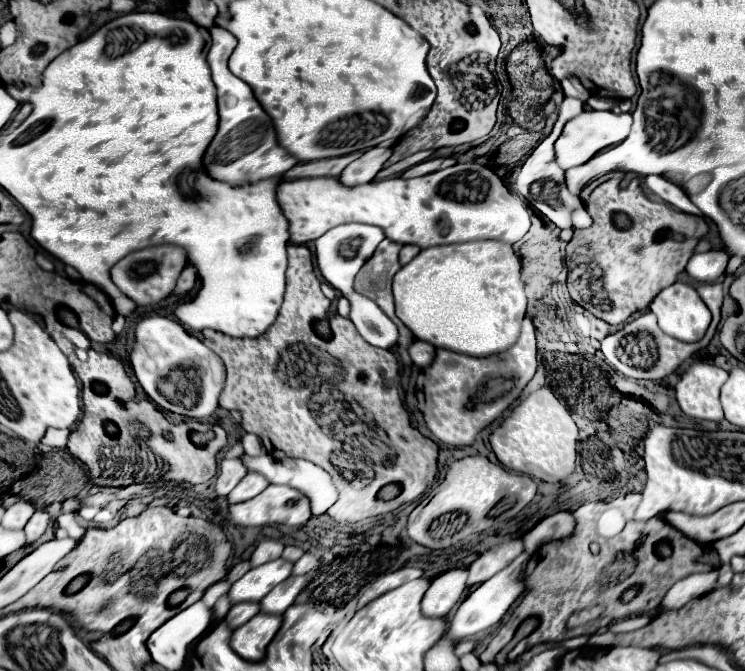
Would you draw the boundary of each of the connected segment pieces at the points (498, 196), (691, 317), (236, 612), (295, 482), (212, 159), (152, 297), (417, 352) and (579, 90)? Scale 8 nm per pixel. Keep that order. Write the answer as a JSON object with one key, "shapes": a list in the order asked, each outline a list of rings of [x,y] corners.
{"shapes":[[[[476,162],[456,164],[422,178],[386,178],[378,182],[368,182],[360,186],[344,186],[338,178],[320,178],[320,180],[284,180],[278,186],[278,202],[288,214],[290,222],[290,240],[292,244],[308,244],[326,234],[330,228],[348,224],[348,222],[364,222],[380,226],[392,242],[398,244],[416,244],[420,248],[432,248],[442,244],[456,242],[472,242],[472,240],[500,240],[508,244],[516,244],[530,228],[530,210],[522,198],[516,198],[508,192],[504,182],[486,166]]],[[[682,282],[664,288],[650,304],[658,326],[682,342],[698,342],[710,324],[710,310],[698,292]]],[[[240,602],[240,604],[234,604],[226,616],[226,622],[232,630],[240,628],[242,624],[246,624],[250,618],[254,618],[256,614],[260,612],[260,604],[256,602]]],[[[262,454],[262,456],[256,456],[256,458],[252,458],[252,456],[242,456],[242,460],[244,460],[244,464],[246,464],[246,468],[248,468],[250,472],[256,470],[256,472],[264,474],[270,484],[286,484],[286,486],[290,486],[290,488],[300,490],[304,496],[308,496],[310,508],[312,508],[312,514],[314,514],[314,516],[324,514],[324,512],[336,502],[336,496],[338,496],[338,494],[336,494],[336,488],[334,488],[334,484],[332,484],[330,474],[328,474],[326,470],[322,470],[320,466],[308,462],[308,460],[300,460],[300,458],[276,460],[276,458],[272,458],[270,454]]],[[[212,26],[208,28],[208,32],[212,36],[212,44],[206,54],[206,60],[212,70],[212,80],[218,88],[218,114],[220,114],[218,134],[214,136],[204,156],[204,166],[208,174],[216,180],[232,184],[256,182],[268,176],[282,176],[298,160],[278,144],[274,124],[254,98],[252,88],[228,70],[228,58],[236,48],[236,38],[220,26]]],[[[172,244],[150,246],[144,250],[132,252],[124,256],[120,262],[116,262],[110,270],[110,278],[120,288],[120,292],[126,294],[130,300],[134,300],[138,306],[152,306],[172,294],[172,288],[176,286],[176,280],[184,270],[184,266],[186,266],[186,256],[182,248]]],[[[414,340],[408,348],[408,354],[412,358],[412,362],[418,366],[418,368],[426,368],[432,364],[432,356],[434,356],[436,348],[428,342],[422,342],[422,340]]],[[[566,78],[564,82],[562,82],[562,88],[564,88],[564,94],[566,96],[580,96],[580,100],[588,100],[588,96],[590,96],[590,92],[580,84],[580,80],[576,80],[576,78]]]]}

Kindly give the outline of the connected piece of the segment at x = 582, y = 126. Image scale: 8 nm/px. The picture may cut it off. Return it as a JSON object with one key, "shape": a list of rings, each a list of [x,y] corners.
{"shape":[[[584,110],[580,116],[572,118],[560,138],[556,140],[556,162],[562,170],[570,170],[574,166],[586,164],[594,154],[604,150],[606,146],[620,144],[632,126],[632,116],[630,114],[614,114],[614,112],[596,112],[596,110]]]}

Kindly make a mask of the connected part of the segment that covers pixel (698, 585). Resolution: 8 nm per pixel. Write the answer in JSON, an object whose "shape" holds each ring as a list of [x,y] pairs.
{"shape":[[[712,570],[712,572],[704,572],[704,574],[690,574],[682,580],[678,580],[676,584],[672,584],[668,588],[668,592],[664,594],[664,598],[660,600],[660,608],[662,612],[668,612],[668,610],[678,610],[682,608],[686,602],[714,590],[716,586],[716,580],[718,580],[718,572]]]}

